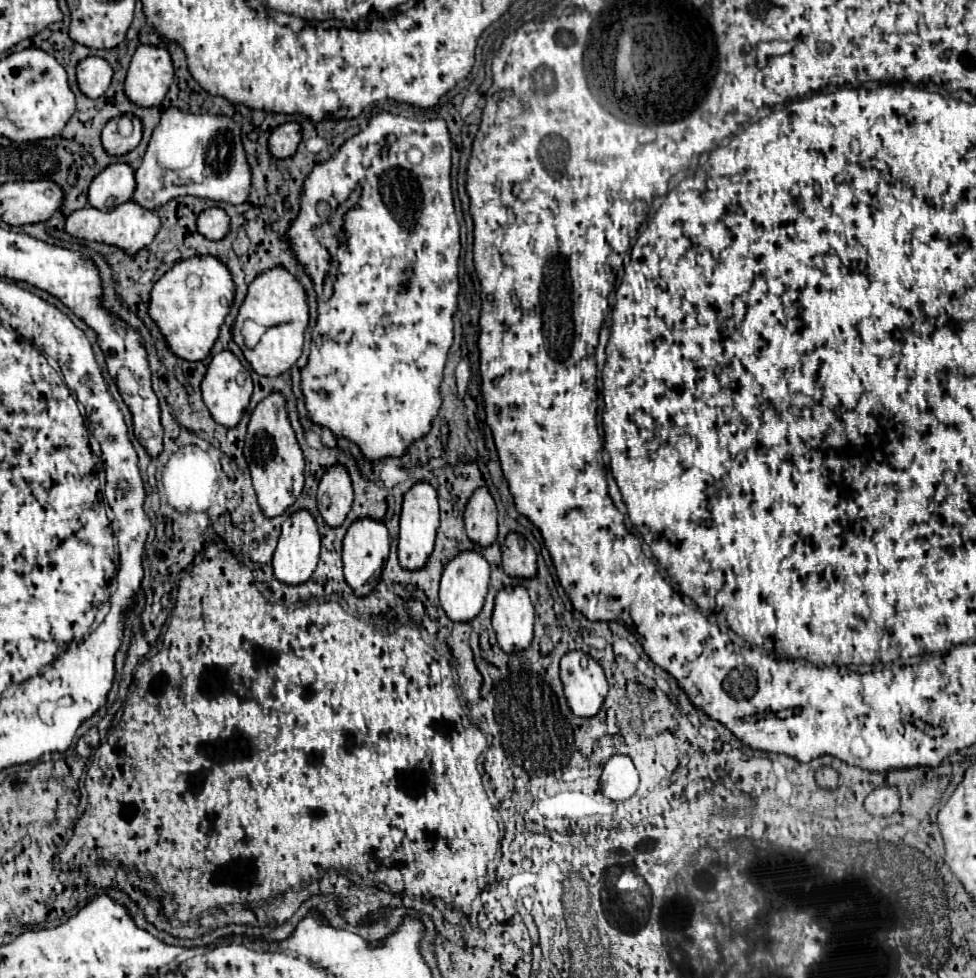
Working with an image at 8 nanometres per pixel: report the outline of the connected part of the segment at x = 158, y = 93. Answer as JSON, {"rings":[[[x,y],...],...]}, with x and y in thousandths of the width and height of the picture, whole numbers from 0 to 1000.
{"rings":[[[142,46],[130,73],[128,97],[144,109],[165,107],[177,81],[179,75],[173,52],[169,48]]]}

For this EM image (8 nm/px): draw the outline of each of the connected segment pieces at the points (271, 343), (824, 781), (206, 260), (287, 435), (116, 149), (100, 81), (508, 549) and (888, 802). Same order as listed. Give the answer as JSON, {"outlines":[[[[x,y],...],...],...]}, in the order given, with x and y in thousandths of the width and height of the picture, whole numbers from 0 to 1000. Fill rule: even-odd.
{"outlines":[[[[274,275],[272,279],[263,281],[261,287],[255,291],[253,304],[245,316],[245,324],[239,332],[239,347],[241,351],[245,351],[245,355],[249,357],[253,369],[259,373],[259,377],[265,383],[272,385],[286,385],[288,381],[296,379],[304,367],[308,365],[310,359],[310,343],[317,330],[317,312],[315,312],[315,300],[313,293],[306,289],[304,283],[300,283],[300,279],[292,279],[292,275]],[[259,326],[267,332],[274,334],[282,334],[282,332],[292,332],[292,340],[290,343],[272,343],[261,357],[253,357],[253,353],[249,351],[247,345],[247,336],[249,336],[249,328]]],[[[839,784],[835,788],[835,797],[837,797],[839,805],[843,805],[843,807],[856,807],[860,790],[856,786],[851,786],[851,784]]],[[[216,261],[196,263],[179,269],[179,273],[157,291],[153,320],[181,365],[192,369],[208,369],[220,353],[224,336],[237,316],[237,312],[228,308],[239,308],[239,304],[239,281],[226,265]]],[[[286,400],[276,402],[257,422],[251,447],[251,469],[255,473],[259,498],[269,525],[274,529],[282,529],[294,522],[313,496],[313,465],[298,437],[294,410]]],[[[118,120],[114,122],[108,130],[106,130],[106,138],[103,138],[103,144],[106,144],[106,150],[112,158],[128,158],[132,156],[134,152],[138,152],[144,144],[144,134],[147,134],[147,128],[140,120],[134,120],[136,124],[136,130],[130,138],[126,138],[122,134],[122,124],[124,120]]],[[[89,58],[79,66],[81,91],[93,101],[103,99],[108,91],[114,87],[114,81],[116,69],[103,58]]],[[[522,545],[515,555],[515,582],[524,590],[546,590],[550,565],[534,545]]],[[[905,803],[892,809],[886,817],[886,827],[897,835],[915,833],[921,827],[921,811],[915,803]]]]}

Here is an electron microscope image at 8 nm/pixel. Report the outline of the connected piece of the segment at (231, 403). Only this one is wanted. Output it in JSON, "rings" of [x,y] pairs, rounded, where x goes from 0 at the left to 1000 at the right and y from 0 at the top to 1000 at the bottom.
{"rings":[[[226,359],[218,365],[218,369],[210,381],[210,388],[206,392],[206,402],[208,402],[208,410],[210,410],[212,418],[216,420],[218,428],[224,435],[241,437],[247,430],[249,420],[255,414],[255,408],[259,402],[259,390],[255,385],[255,379],[251,377],[251,373],[245,369],[243,363],[239,363],[237,359]]]}

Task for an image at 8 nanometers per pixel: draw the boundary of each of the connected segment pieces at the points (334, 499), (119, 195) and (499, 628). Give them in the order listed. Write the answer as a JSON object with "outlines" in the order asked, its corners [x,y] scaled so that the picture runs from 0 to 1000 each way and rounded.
{"outlines":[[[[339,475],[329,488],[325,502],[325,516],[335,537],[349,537],[362,514],[362,496],[353,475]]],[[[116,167],[106,173],[91,191],[91,210],[112,216],[136,201],[140,193],[138,175],[132,167]]],[[[536,598],[515,600],[507,610],[505,643],[515,666],[534,666],[546,655],[548,623]]]]}

